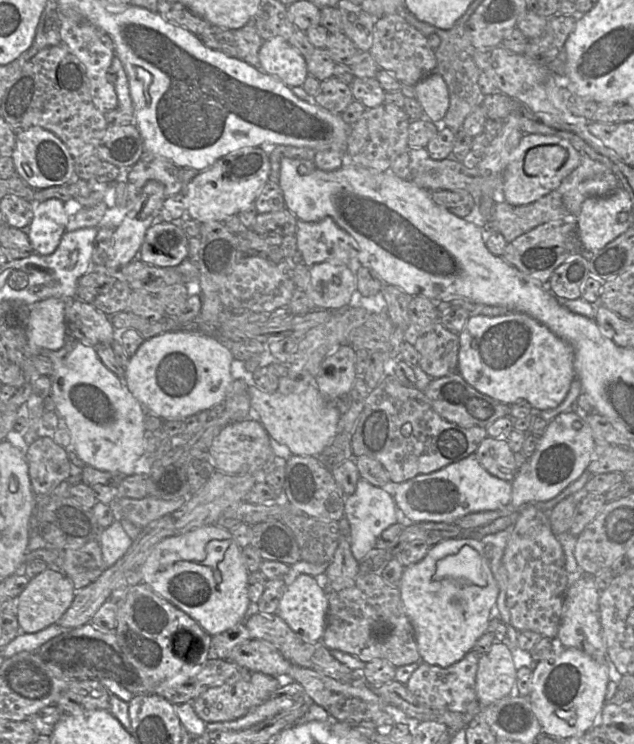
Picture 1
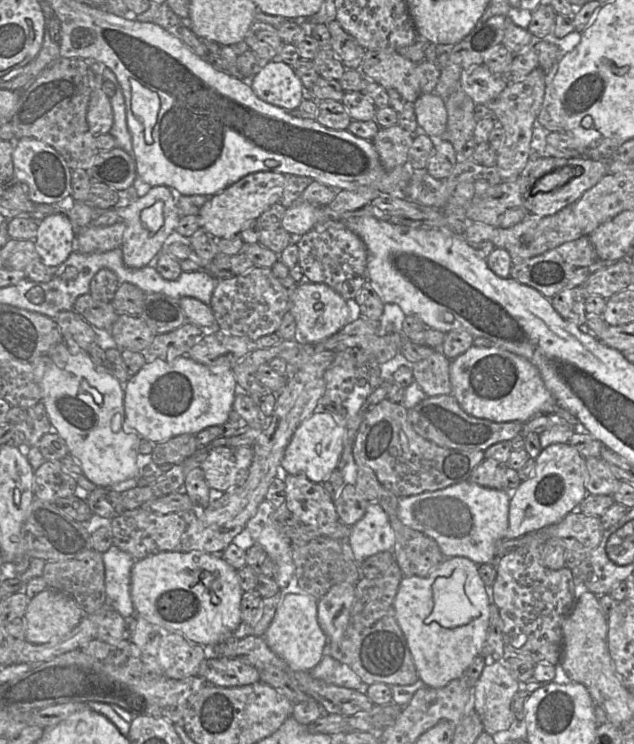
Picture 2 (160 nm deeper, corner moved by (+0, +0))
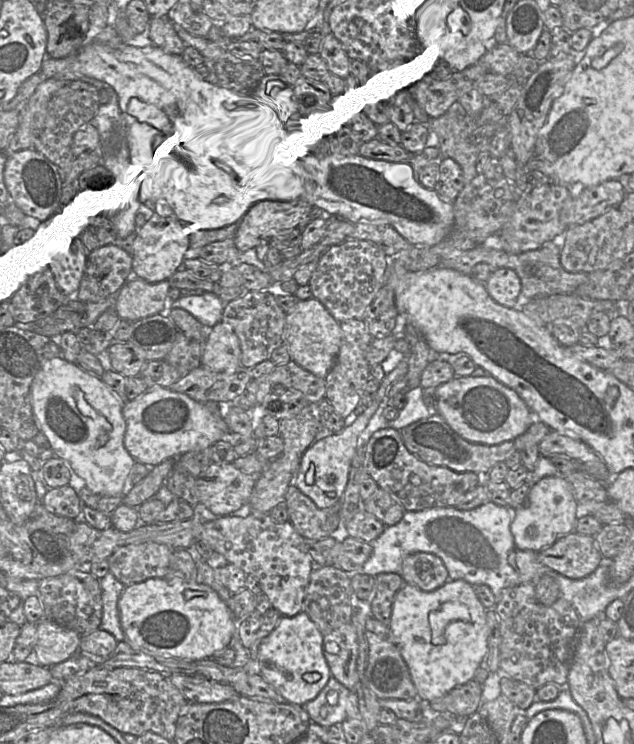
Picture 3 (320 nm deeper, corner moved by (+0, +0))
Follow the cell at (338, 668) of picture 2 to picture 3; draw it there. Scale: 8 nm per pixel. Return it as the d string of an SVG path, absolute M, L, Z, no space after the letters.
M333 676L316 698L303 706L310 720L327 728L341 724L344 720L361 716L358 698Z

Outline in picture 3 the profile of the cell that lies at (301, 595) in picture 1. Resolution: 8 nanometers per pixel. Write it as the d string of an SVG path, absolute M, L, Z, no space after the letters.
M304 610L293 617L281 616L275 629L262 640L256 671L284 701L302 707L327 685L332 675L323 654L323 636Z

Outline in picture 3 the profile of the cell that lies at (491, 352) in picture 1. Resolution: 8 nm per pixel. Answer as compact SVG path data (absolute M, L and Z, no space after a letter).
M488 374L455 377L433 390L436 411L462 438L473 443L496 445L514 440L522 435L533 421L532 412L523 399Z

